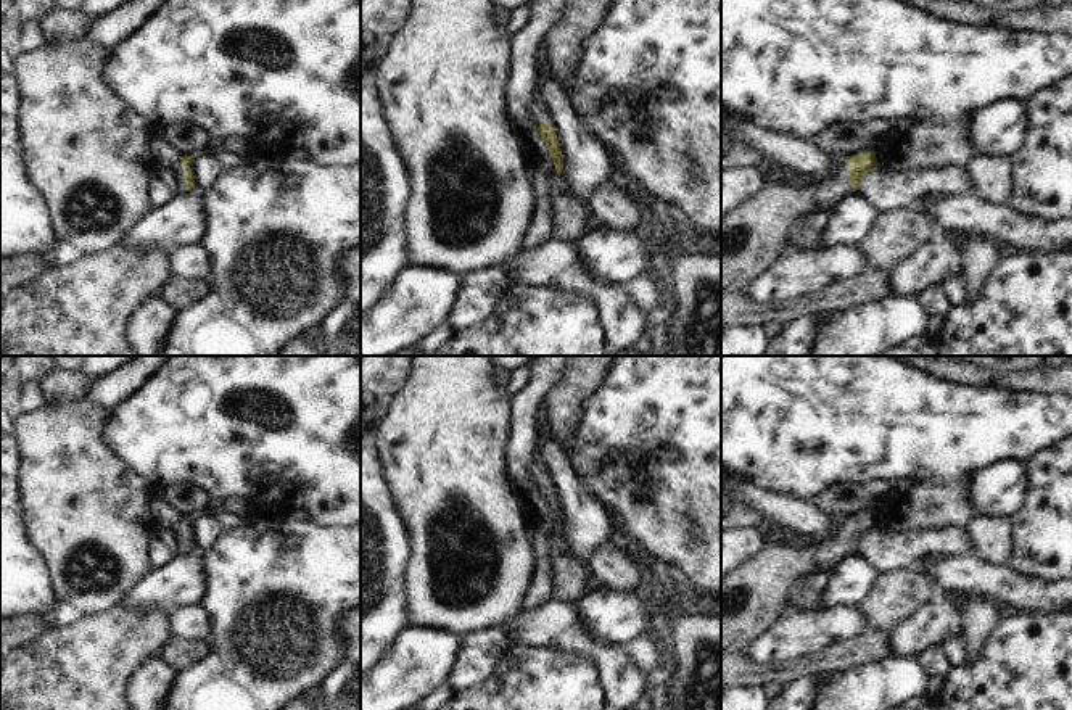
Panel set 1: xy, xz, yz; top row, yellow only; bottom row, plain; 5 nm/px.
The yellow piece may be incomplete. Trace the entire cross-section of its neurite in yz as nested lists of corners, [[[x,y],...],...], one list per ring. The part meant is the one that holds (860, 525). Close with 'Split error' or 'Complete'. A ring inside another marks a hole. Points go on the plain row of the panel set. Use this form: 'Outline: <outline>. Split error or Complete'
Outline: [[[876,514],[845,517],[842,525],[824,541],[803,544],[798,539],[766,539],[761,551],[721,578],[721,650],[744,652],[766,633],[782,613],[792,589],[810,573],[834,570],[848,554],[860,549],[863,539],[880,530]]]. Split error.

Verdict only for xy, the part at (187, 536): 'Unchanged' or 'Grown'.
Grown.

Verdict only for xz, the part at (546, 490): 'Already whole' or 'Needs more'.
Needs more.

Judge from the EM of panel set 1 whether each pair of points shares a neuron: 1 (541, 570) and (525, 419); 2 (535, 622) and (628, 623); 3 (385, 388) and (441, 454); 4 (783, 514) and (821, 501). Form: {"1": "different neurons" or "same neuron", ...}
{"1": "same neuron", "2": "different neurons", "3": "different neurons", "4": "different neurons"}

